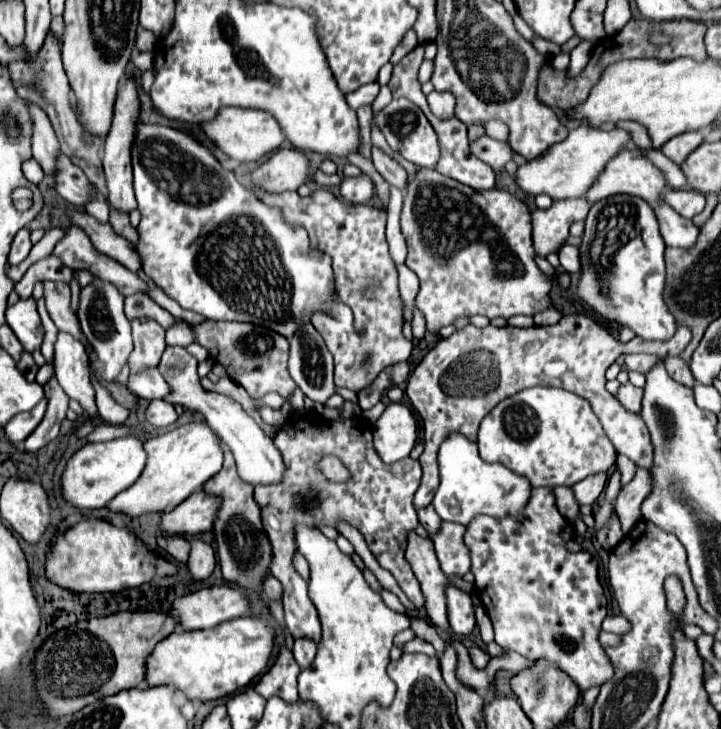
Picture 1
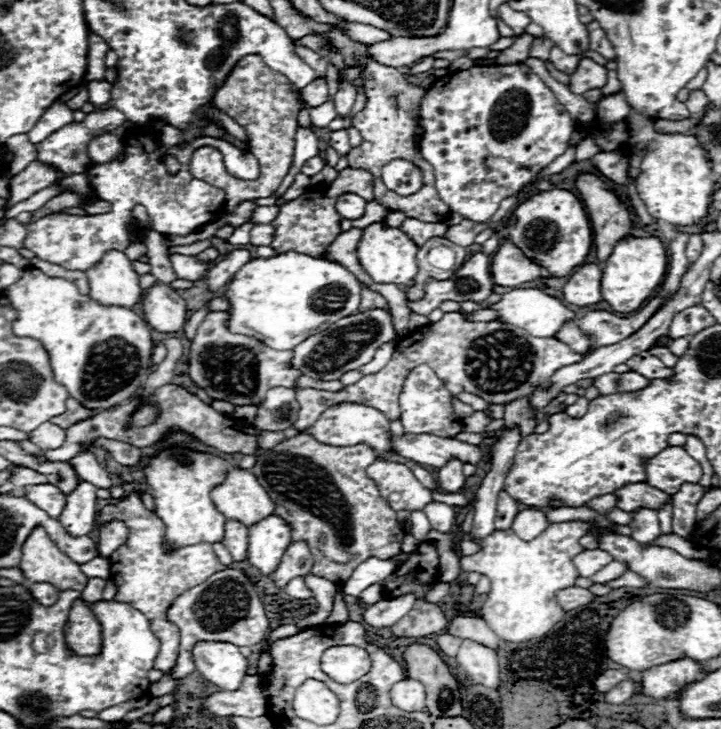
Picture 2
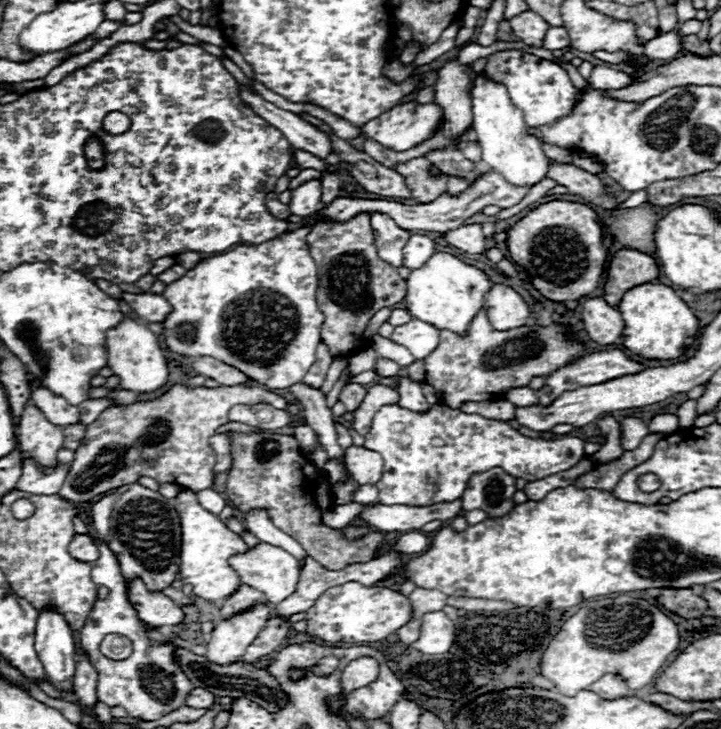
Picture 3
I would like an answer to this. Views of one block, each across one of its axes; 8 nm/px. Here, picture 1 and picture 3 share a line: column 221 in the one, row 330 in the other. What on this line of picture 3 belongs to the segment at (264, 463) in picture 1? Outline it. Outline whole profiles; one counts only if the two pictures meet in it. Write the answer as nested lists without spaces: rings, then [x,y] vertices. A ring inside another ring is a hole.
[[[410,320],[408,324],[394,328],[392,340],[412,352],[414,358],[424,358],[432,348],[438,346],[438,334],[440,330],[432,328],[430,324],[424,324],[422,320]]]

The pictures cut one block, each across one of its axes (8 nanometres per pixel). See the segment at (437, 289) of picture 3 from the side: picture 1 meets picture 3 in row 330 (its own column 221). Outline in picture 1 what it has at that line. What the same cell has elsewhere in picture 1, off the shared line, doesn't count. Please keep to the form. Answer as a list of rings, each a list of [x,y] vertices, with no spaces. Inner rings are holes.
[[[188,422],[174,428],[172,432],[160,434],[144,442],[146,448],[146,468],[142,476],[114,500],[110,500],[108,510],[122,512],[132,518],[152,512],[164,512],[176,508],[186,496],[200,490],[208,478],[222,468],[222,450],[218,446],[218,436],[208,428],[206,422]]]

